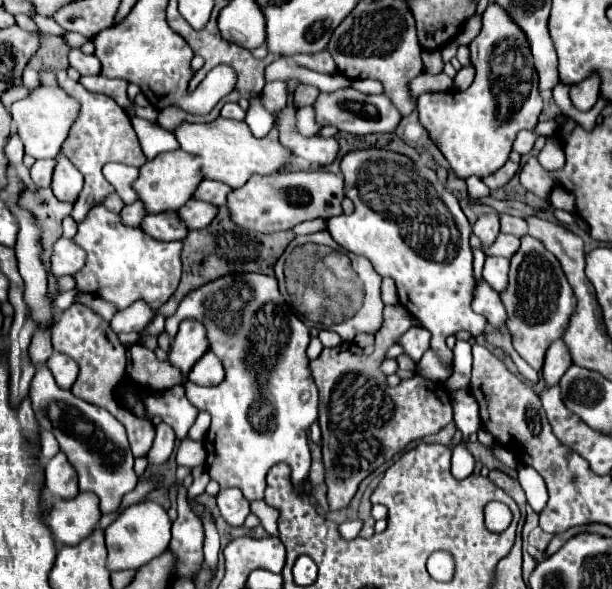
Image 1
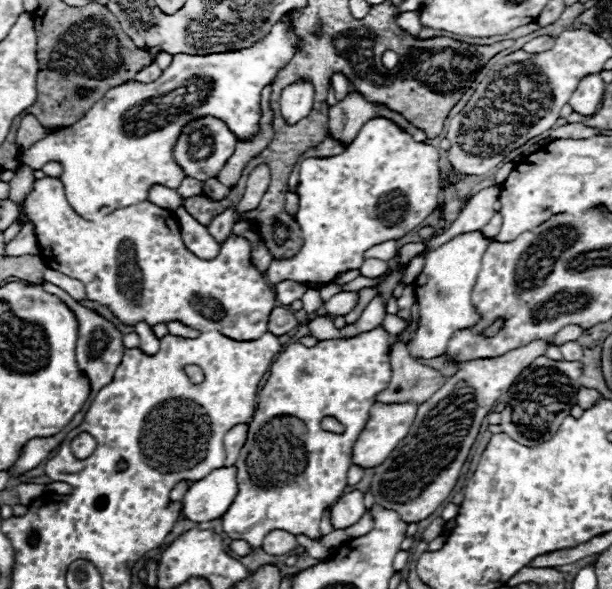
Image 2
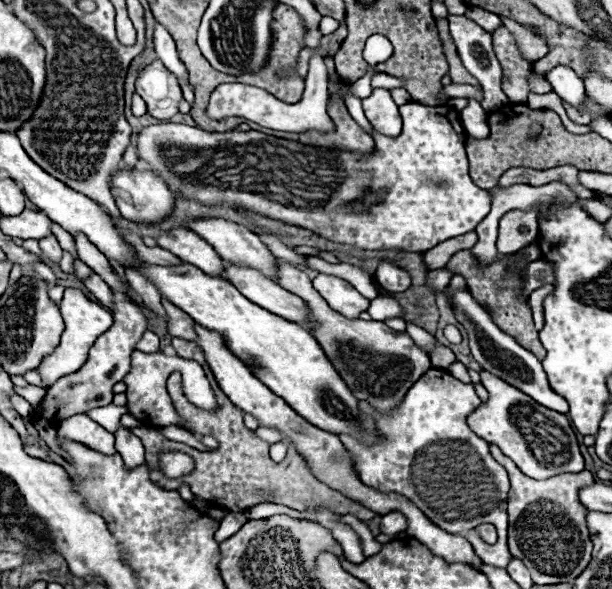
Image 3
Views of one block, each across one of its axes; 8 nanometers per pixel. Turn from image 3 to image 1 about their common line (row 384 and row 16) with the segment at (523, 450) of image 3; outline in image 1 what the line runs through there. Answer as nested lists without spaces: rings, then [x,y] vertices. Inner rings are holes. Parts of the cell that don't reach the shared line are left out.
[[[496,2],[488,4],[482,30],[470,44],[476,78],[464,92],[426,92],[418,98],[420,124],[428,130],[430,140],[438,146],[456,176],[472,174],[484,178],[504,166],[510,156],[514,138],[520,130],[534,130],[542,112],[538,92],[538,74],[526,34]]]

